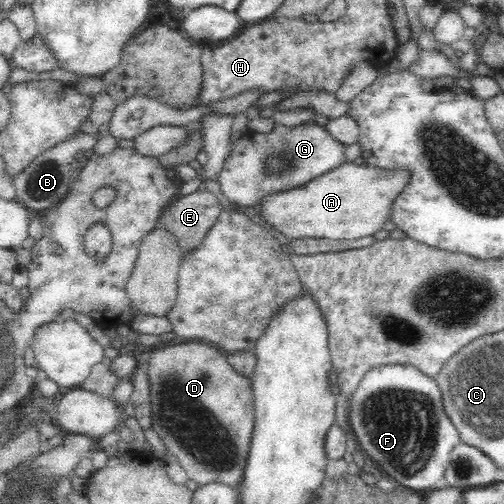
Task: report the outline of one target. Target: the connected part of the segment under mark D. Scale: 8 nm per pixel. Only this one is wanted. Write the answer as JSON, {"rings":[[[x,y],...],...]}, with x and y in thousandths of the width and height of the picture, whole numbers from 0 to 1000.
{"rings":[[[373,679],[304,692],[300,702],[292,732],[300,851],[321,869],[333,901],[351,909],[373,948],[389,954],[395,966],[413,958],[440,958],[472,970],[490,919],[506,831],[498,752],[468,738],[452,720],[448,700],[415,681]]]}

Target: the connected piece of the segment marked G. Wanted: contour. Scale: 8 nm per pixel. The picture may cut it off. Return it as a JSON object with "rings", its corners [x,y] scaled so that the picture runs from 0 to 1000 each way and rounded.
{"rings":[[[619,240],[585,254],[548,248],[528,266],[488,260],[460,292],[431,357],[456,401],[508,413],[520,391],[591,373],[683,323],[687,290],[667,280],[647,260],[647,250],[631,250]]]}

